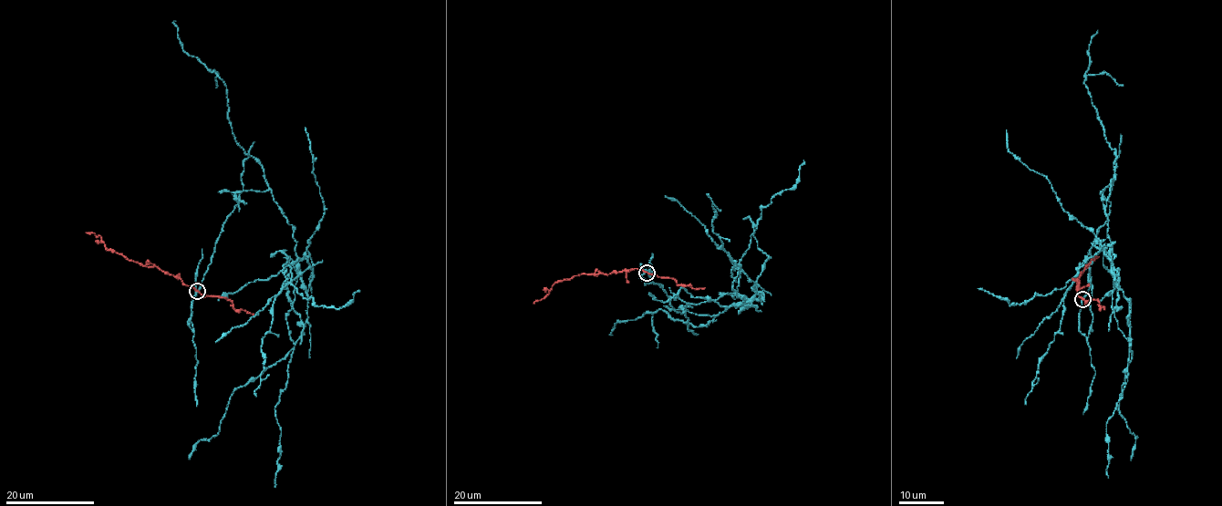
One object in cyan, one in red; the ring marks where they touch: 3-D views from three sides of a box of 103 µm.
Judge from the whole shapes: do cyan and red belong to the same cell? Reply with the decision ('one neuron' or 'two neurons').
two neurons

